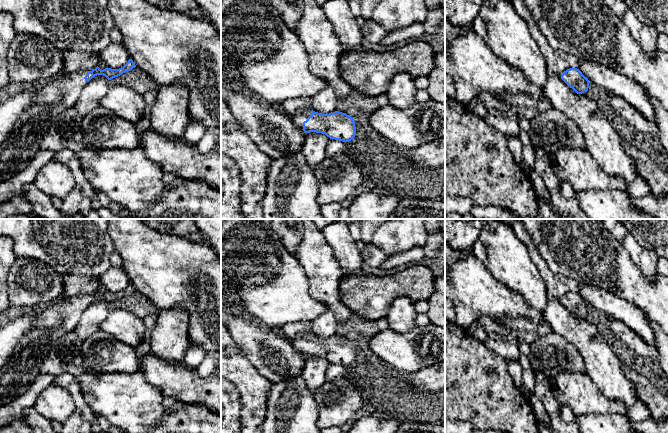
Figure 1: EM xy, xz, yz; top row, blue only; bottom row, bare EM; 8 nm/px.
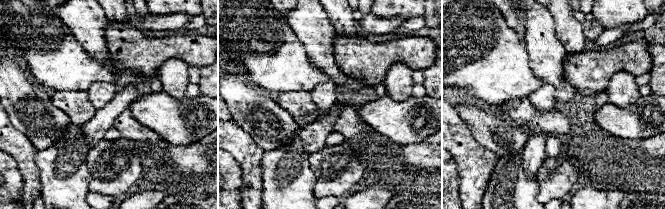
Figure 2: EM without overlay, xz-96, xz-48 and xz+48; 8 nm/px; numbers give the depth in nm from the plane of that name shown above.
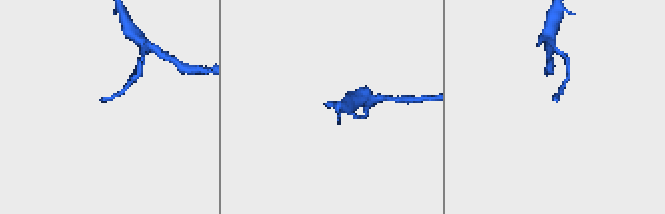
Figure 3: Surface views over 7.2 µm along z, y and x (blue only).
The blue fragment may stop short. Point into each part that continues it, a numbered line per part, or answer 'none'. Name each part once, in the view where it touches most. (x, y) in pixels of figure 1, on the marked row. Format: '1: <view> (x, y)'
1: xz (302, 115)

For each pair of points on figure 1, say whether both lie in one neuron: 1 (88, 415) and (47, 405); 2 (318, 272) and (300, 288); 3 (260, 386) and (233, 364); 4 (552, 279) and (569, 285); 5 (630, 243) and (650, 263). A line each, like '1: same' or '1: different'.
1: different
2: different
3: same
4: same
5: same

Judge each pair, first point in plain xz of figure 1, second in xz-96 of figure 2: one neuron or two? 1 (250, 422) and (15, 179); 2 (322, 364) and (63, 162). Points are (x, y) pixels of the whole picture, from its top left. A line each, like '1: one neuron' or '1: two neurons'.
1: two neurons
2: two neurons

